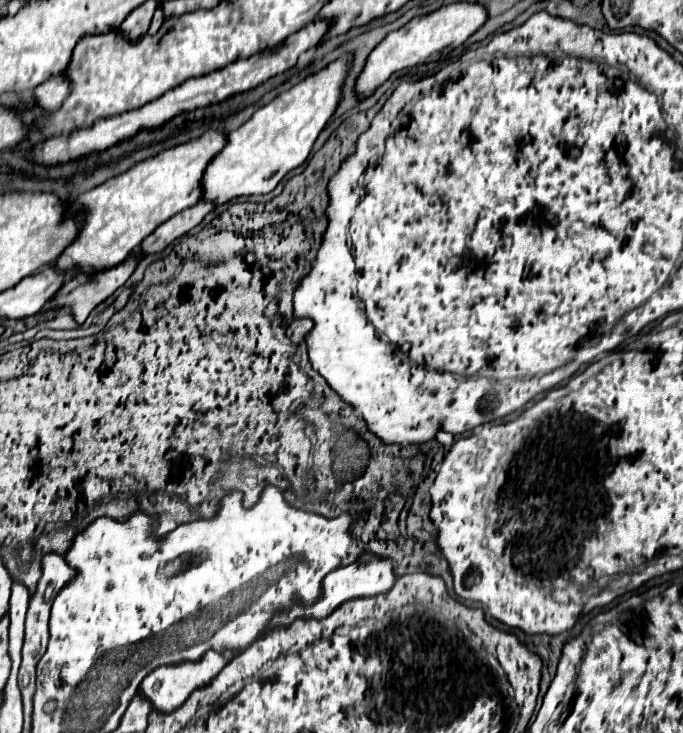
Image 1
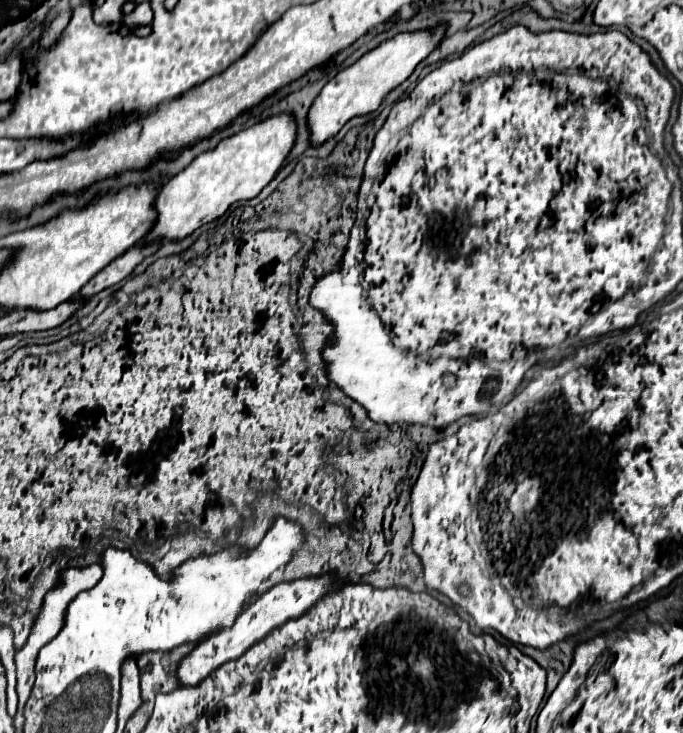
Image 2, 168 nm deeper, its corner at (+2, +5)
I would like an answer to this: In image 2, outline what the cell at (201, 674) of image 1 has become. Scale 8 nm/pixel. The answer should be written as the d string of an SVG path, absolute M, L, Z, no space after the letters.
M326 572L320 576L306 576L290 582L280 582L274 588L270 588L266 594L262 594L238 620L234 622L234 628L228 628L226 632L218 632L210 636L208 640L200 642L188 656L184 656L176 666L176 680L178 686L198 686L210 672L214 672L218 666L222 666L228 660L240 658L250 646L264 640L272 630L286 624L288 620L296 620L304 616L312 606L316 606L324 596L342 590L350 580L344 580L338 576L338 572Z

